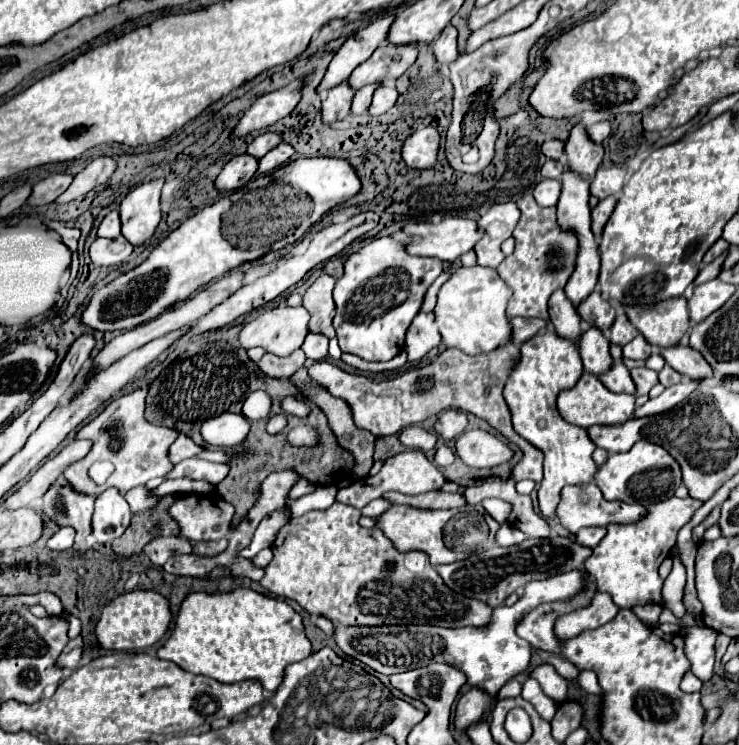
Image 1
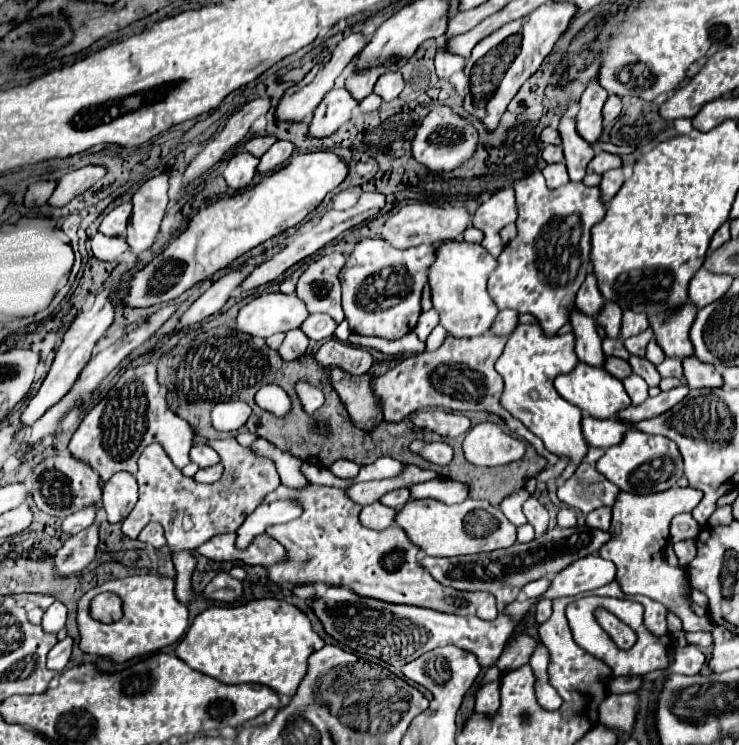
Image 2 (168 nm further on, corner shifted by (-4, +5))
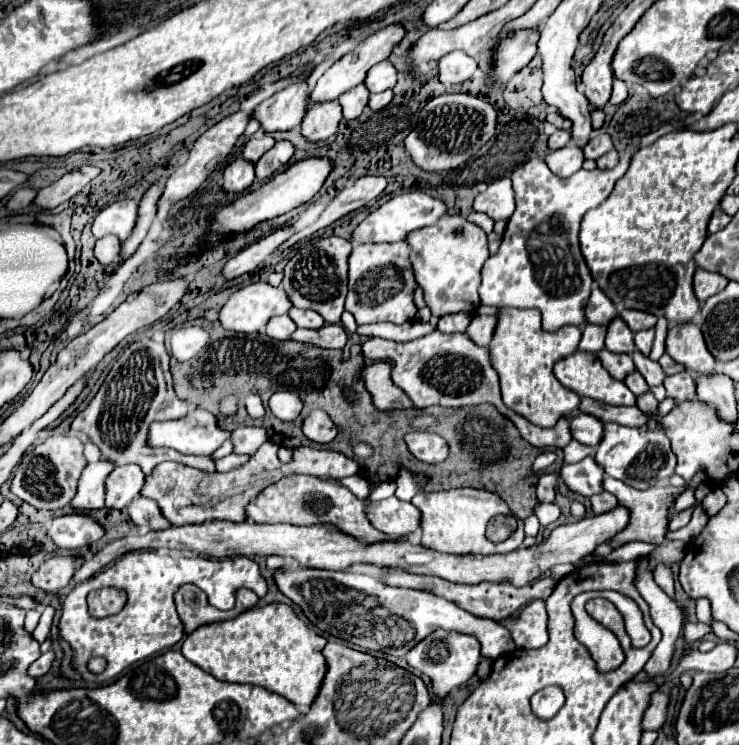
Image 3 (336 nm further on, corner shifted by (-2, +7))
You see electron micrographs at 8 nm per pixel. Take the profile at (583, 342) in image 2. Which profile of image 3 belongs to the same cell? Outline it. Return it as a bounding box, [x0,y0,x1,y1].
[597,349,635,381]

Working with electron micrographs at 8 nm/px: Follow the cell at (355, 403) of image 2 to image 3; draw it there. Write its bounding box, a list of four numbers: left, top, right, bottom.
[363,361,413,411]

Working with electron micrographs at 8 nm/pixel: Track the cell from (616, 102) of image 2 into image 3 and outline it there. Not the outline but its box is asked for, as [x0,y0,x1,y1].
[611,79,627,105]

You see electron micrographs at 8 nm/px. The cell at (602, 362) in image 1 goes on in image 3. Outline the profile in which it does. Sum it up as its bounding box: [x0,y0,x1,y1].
[625,371,649,397]

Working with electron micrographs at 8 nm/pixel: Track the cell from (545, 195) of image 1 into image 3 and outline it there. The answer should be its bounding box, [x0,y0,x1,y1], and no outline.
[545,145,583,177]

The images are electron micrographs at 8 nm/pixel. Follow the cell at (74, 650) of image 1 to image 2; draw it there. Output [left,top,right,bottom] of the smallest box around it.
[47,637,73,671]

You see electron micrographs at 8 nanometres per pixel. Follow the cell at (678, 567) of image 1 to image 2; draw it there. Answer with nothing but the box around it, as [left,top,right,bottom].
[671,513,699,543]

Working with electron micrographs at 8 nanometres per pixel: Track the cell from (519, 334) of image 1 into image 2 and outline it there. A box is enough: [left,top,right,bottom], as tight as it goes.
[491,309,519,335]

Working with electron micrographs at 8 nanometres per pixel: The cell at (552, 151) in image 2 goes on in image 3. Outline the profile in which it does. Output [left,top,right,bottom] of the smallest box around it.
[549,129,571,151]

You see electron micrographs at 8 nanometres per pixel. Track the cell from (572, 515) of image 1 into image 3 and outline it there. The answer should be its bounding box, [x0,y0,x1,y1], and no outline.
[561,457,603,497]

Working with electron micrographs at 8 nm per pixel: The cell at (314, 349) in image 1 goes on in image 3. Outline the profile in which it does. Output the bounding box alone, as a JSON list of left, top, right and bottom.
[289,307,325,329]

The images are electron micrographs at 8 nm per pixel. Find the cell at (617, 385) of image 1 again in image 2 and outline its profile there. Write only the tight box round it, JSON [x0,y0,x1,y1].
[623,375,647,405]

